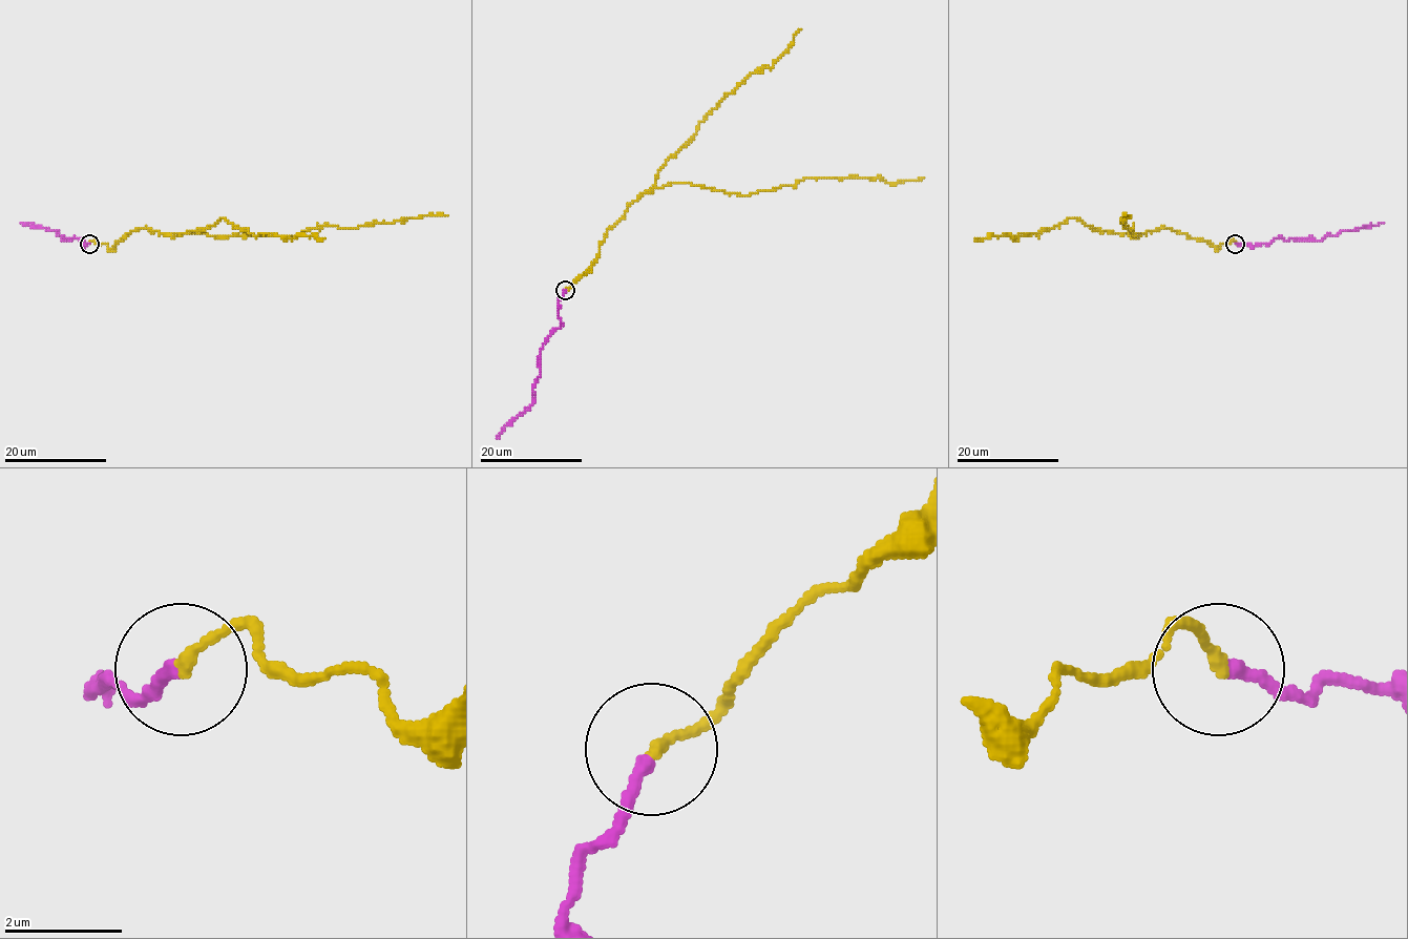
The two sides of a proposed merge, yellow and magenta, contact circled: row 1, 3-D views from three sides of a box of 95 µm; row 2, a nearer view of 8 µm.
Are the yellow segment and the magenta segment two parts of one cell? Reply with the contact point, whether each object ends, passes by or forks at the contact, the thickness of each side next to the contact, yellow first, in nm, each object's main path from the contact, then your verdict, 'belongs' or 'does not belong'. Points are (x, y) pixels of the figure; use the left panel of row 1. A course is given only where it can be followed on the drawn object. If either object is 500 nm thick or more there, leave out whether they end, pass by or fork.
place (89, 244); yellow ends; magenta ends; calibres 200 and 240 nm; course yellow (89, 244), (93, 240), (111, 248), (141, 227), (168, 235), (295, 236), (323, 225), (358, 227), (446, 215); course magenta (89, 244), (82, 245), (85, 243), (76, 237), (64, 240), (57, 231), (21, 222); belongs

